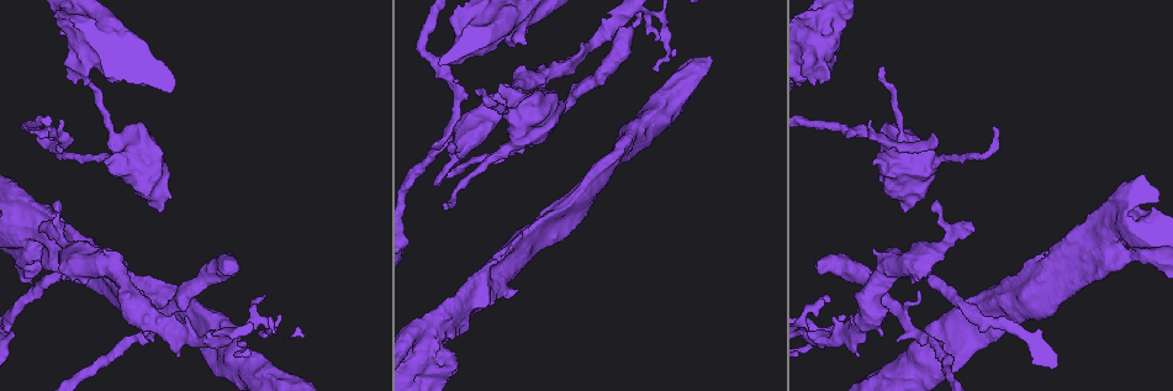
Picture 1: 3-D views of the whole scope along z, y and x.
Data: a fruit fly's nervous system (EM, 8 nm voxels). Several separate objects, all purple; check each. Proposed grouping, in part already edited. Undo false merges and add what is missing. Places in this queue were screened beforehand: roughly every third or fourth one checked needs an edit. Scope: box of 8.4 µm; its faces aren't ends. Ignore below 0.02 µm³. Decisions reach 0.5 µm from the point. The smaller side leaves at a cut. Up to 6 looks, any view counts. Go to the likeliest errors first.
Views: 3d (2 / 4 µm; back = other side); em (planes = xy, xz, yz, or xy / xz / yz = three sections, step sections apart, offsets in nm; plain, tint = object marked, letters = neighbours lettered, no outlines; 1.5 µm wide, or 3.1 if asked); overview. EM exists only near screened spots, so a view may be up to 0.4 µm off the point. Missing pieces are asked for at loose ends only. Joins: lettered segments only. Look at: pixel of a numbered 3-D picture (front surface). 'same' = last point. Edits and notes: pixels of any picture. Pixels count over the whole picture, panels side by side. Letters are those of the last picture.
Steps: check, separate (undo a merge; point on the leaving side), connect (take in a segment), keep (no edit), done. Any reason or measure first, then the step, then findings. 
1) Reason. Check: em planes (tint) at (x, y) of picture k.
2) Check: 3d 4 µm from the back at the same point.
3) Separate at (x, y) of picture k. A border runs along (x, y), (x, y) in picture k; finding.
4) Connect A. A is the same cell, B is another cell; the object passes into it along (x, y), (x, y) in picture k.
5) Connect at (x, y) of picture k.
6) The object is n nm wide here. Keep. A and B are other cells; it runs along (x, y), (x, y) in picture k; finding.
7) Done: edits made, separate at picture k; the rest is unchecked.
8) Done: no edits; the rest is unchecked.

Free end. Check: 3d 4 µm at (265, 295) of picture 1.

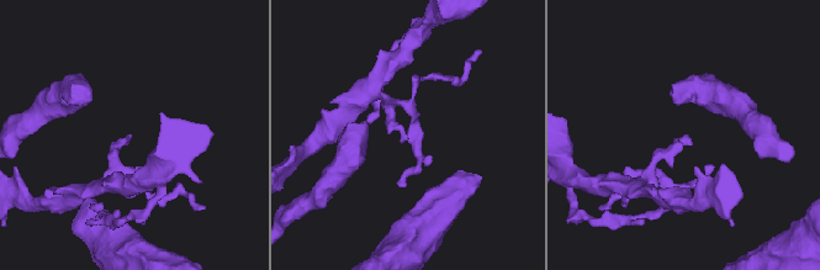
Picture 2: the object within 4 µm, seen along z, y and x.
Now the EM. Check: em yz step 4 (tint) at (406, 138) of picture 2.

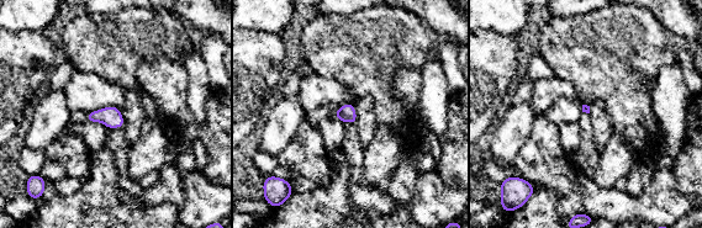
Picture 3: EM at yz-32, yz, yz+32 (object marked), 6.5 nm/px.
Check: em planes (letters) at the same point.

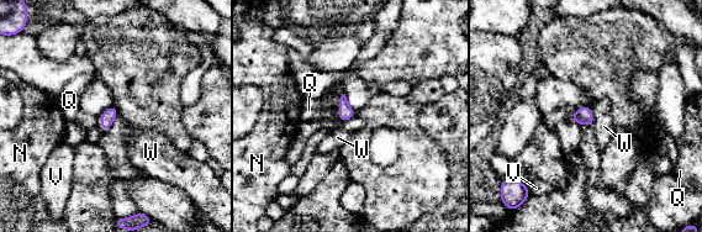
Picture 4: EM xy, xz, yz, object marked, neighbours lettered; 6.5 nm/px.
Keep. N, Q, V and W are other cells; a border runs along (590, 107), (592, 127) in picture 4; no lettered segment goes on from it.

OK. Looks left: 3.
Sudden change in width. Check: em planes (tint) at (111, 128) of picture 1.

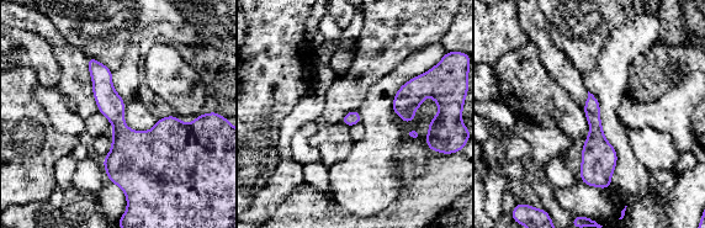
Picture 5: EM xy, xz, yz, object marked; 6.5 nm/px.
Check: em planes (letters) at the same point.

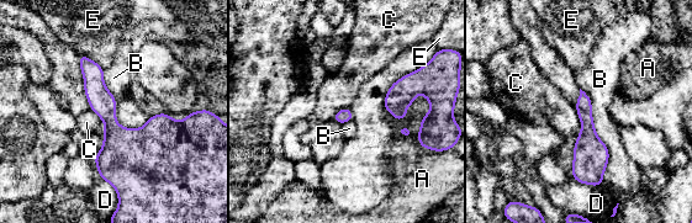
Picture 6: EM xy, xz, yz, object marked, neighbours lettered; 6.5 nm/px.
Keep. A, B, C, D and E are other cells; a border runs along (575, 109), (581, 123), (577, 136) in picture 6; continuous, no second cell.

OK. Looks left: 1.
Check: em planes (letters) at (75, 84) of picture 1.

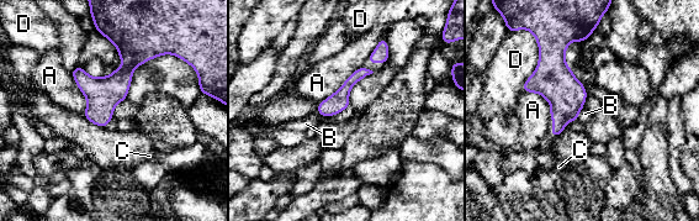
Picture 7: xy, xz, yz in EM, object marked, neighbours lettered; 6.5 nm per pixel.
Keep. A, B, C and D are other cells; a border runs along (363, 66), (318, 104) in picture 7; none of them fits.

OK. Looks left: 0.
Done: no edits; the rest is unchecked.

